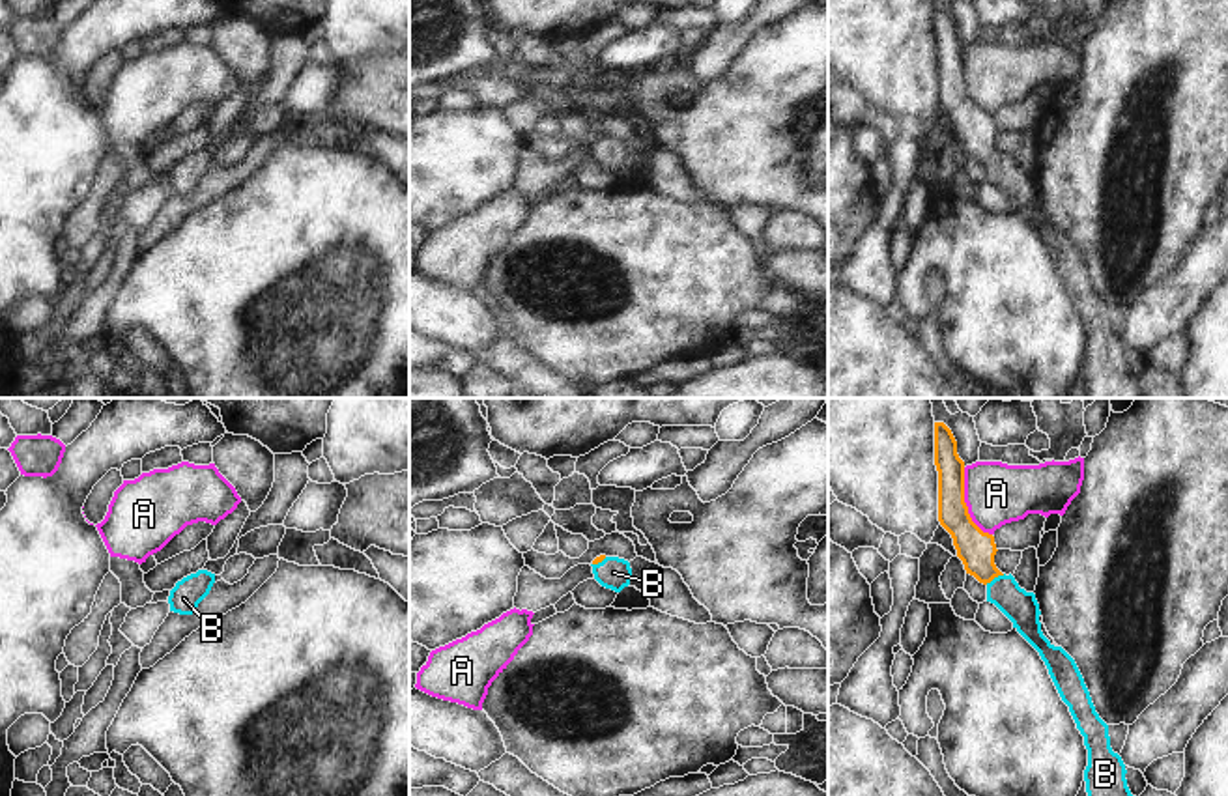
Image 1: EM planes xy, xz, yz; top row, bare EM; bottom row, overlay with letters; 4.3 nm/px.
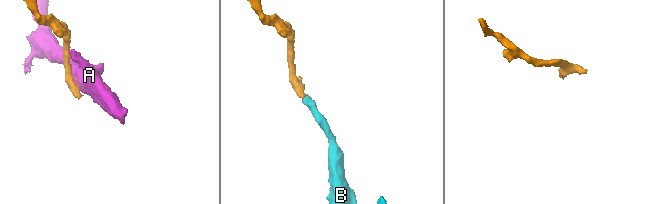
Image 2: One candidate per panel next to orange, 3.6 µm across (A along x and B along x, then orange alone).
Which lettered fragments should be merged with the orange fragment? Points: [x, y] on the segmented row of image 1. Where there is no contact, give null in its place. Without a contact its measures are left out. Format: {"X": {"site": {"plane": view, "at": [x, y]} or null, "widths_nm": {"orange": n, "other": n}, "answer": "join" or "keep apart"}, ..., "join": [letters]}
{"A": {"site": {"plane": "yz", "at": [965, 503]}, "widths_nm": {"orange": 160, "other": 260}, "answer": "keep apart"}, "B": {"site": {"plane": "yz", "at": [995, 576]}, "widths_nm": {"orange": 160, "other": 150}, "answer": "join"}, "join": ["B"]}

